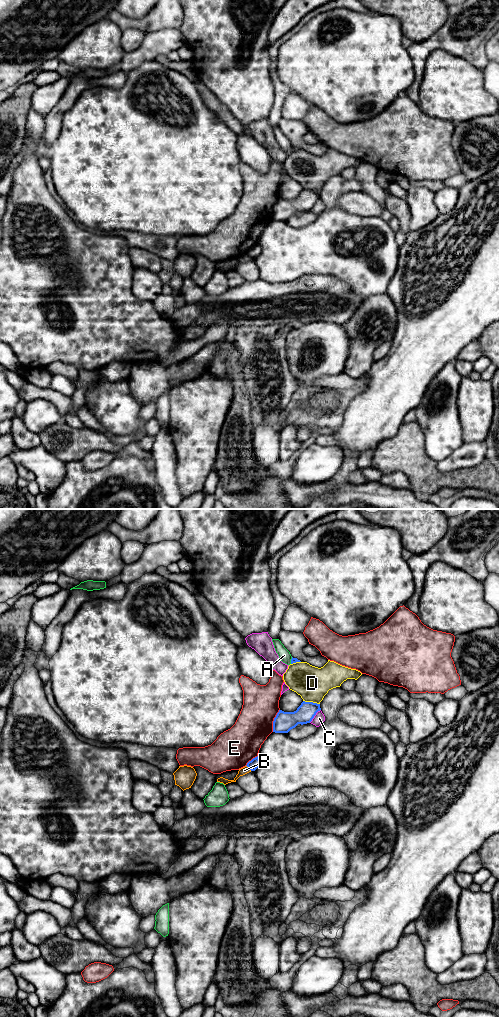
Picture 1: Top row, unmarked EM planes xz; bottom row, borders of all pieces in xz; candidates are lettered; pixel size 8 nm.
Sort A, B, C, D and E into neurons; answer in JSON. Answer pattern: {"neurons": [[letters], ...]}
{"neurons": [["A"], ["B", "D"], ["C"], ["E"]]}

